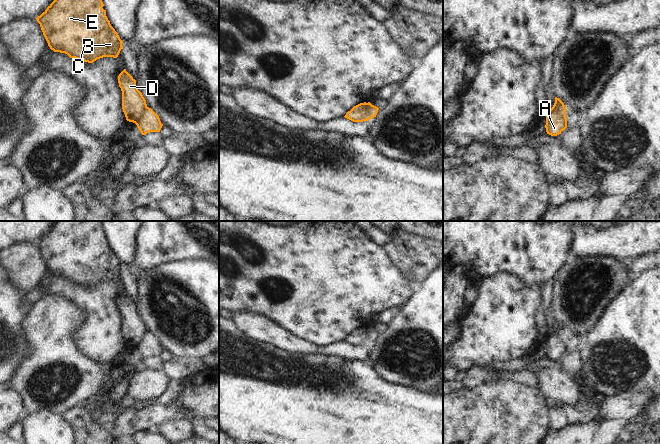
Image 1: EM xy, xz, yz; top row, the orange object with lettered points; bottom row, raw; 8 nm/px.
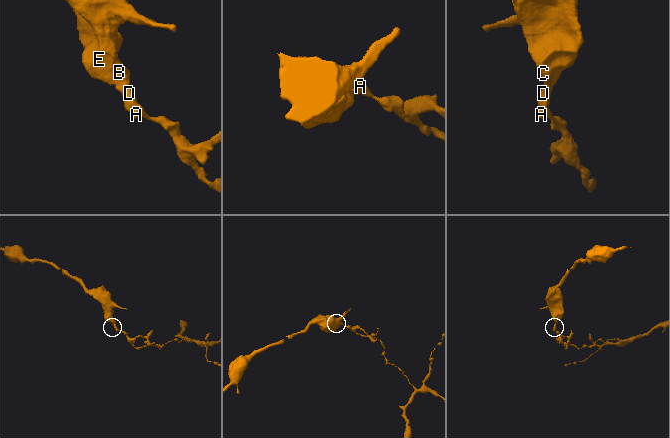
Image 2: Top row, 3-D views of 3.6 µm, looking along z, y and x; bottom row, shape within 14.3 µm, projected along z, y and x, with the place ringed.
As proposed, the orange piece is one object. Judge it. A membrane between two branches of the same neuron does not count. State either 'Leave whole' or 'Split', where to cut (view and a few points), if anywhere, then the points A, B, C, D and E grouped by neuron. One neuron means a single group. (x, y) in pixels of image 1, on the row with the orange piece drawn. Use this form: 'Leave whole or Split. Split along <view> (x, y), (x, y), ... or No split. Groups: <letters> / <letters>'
Split. Split along xy (146, 106), (134, 122). Groups: A / B C D E.

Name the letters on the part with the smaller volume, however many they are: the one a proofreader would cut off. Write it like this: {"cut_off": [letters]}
{"cut_off": ["A"]}

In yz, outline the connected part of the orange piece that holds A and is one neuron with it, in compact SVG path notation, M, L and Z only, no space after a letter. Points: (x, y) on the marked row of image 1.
M560 109L549 110L546 114L546 132L551 136L561 134L567 128L566 112Z

